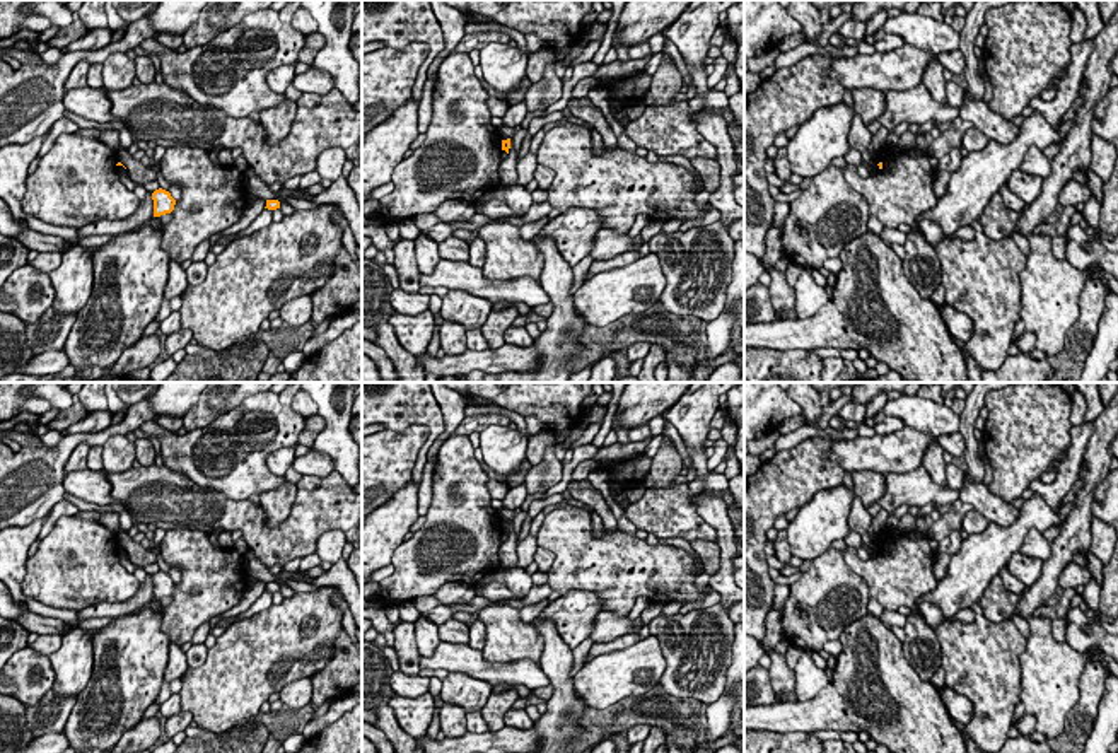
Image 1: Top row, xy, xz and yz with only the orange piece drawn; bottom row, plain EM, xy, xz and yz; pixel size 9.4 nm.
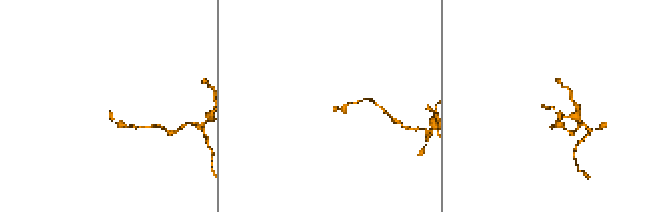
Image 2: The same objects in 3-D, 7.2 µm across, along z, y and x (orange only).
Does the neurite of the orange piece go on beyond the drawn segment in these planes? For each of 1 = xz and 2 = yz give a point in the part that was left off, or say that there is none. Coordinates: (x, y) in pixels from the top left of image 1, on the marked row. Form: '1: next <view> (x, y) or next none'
1: next none
2: next none

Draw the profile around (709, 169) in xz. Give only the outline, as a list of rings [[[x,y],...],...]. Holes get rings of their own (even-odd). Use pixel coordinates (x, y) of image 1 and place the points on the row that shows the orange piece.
[[[695,157],[691,164],[703,181],[703,190],[713,193],[720,186],[720,164],[715,159]]]

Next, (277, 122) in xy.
[[[290,99],[282,101],[277,108],[270,108],[259,113],[259,123],[266,131],[266,142],[282,142],[295,120],[297,104]]]

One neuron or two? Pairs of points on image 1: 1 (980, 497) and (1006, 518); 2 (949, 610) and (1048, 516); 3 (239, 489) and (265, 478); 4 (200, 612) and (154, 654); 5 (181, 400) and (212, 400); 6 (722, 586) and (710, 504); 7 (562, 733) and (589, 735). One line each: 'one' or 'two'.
1: one
2: one
3: one
4: two
5: two
6: one
7: two

